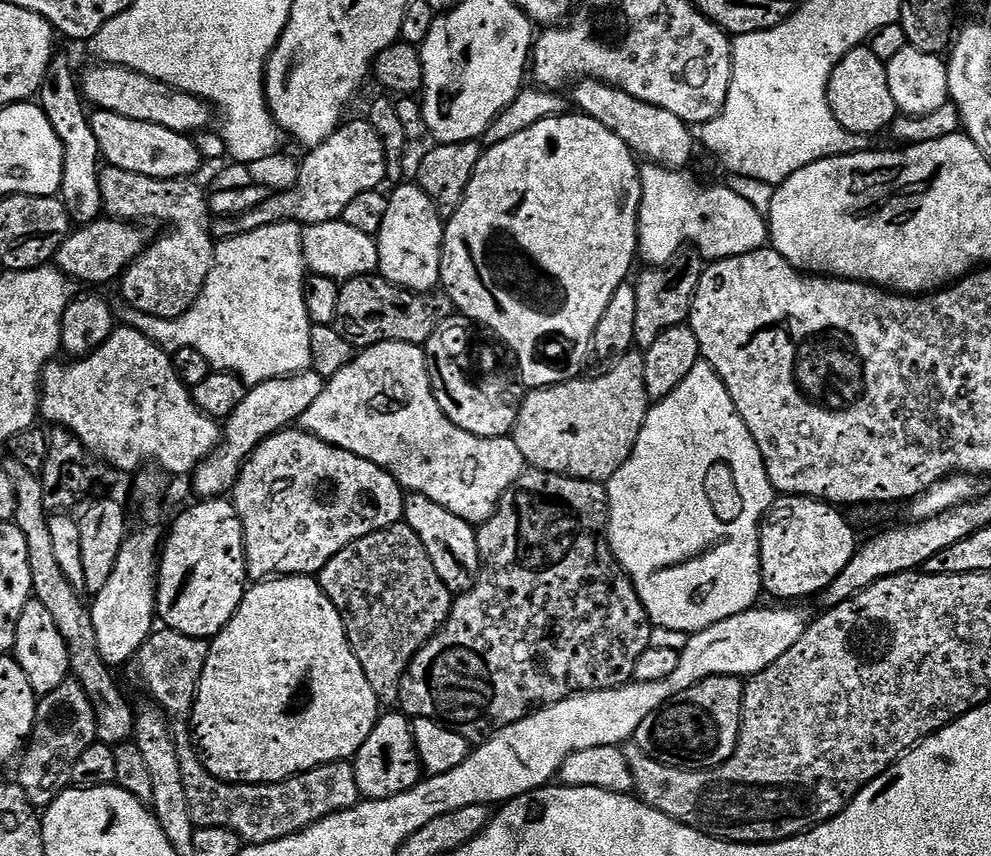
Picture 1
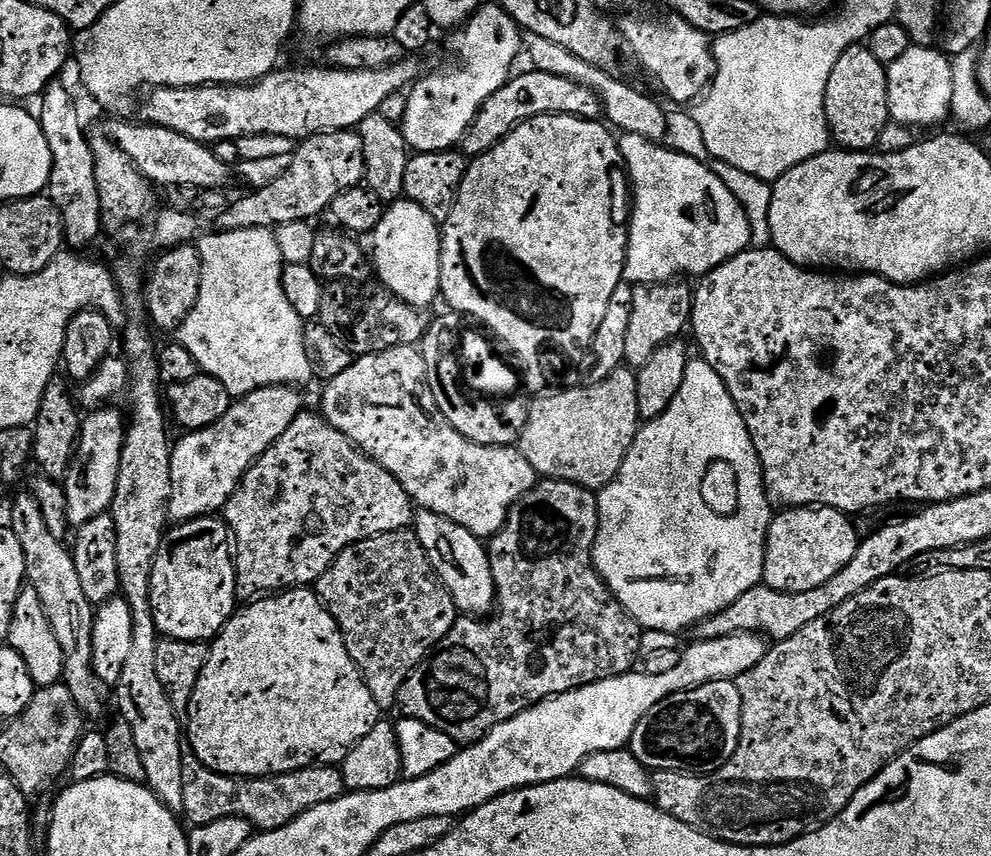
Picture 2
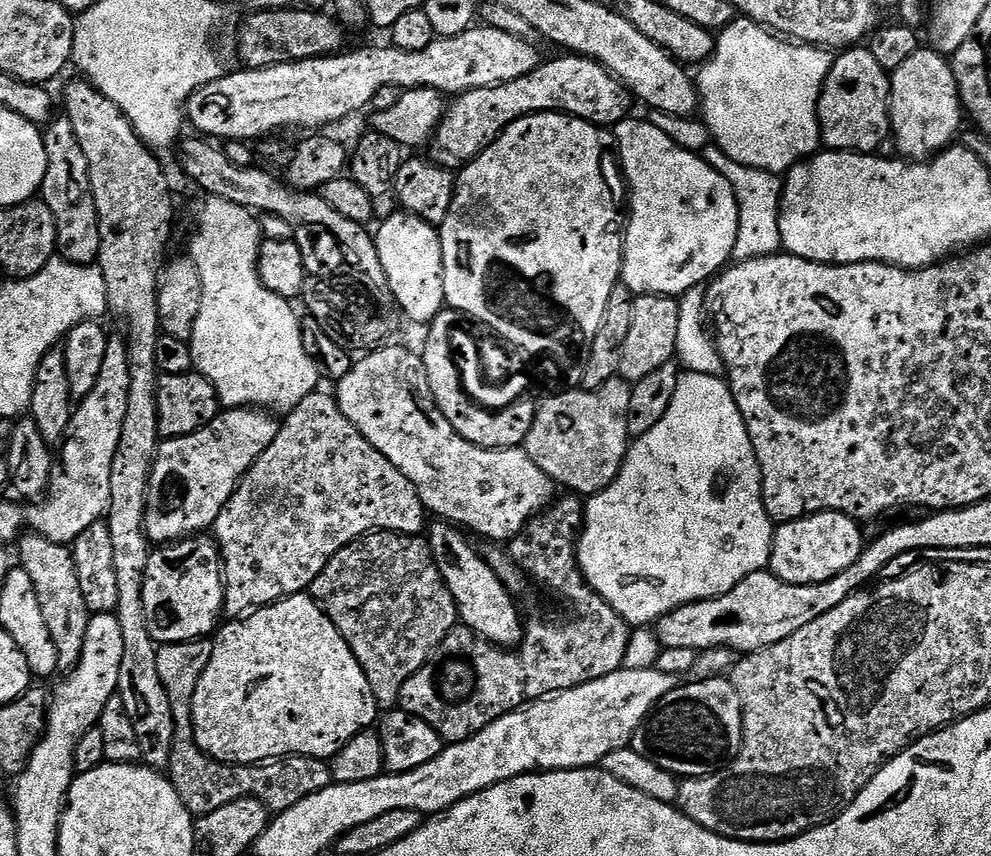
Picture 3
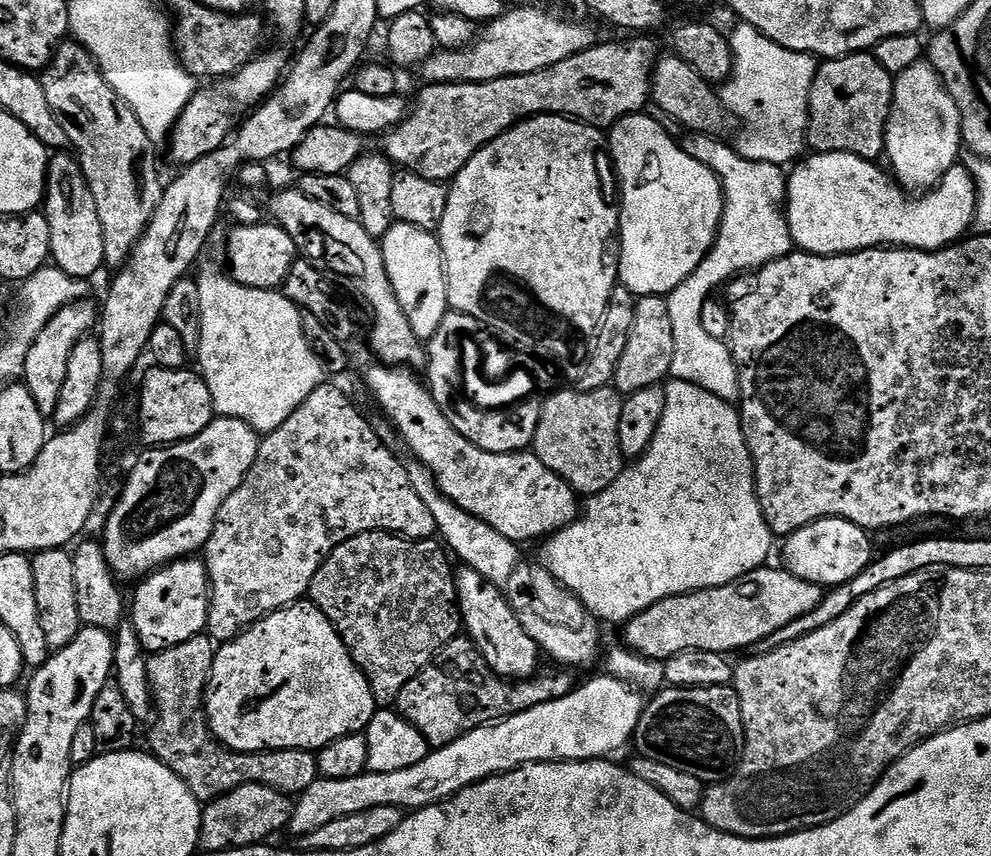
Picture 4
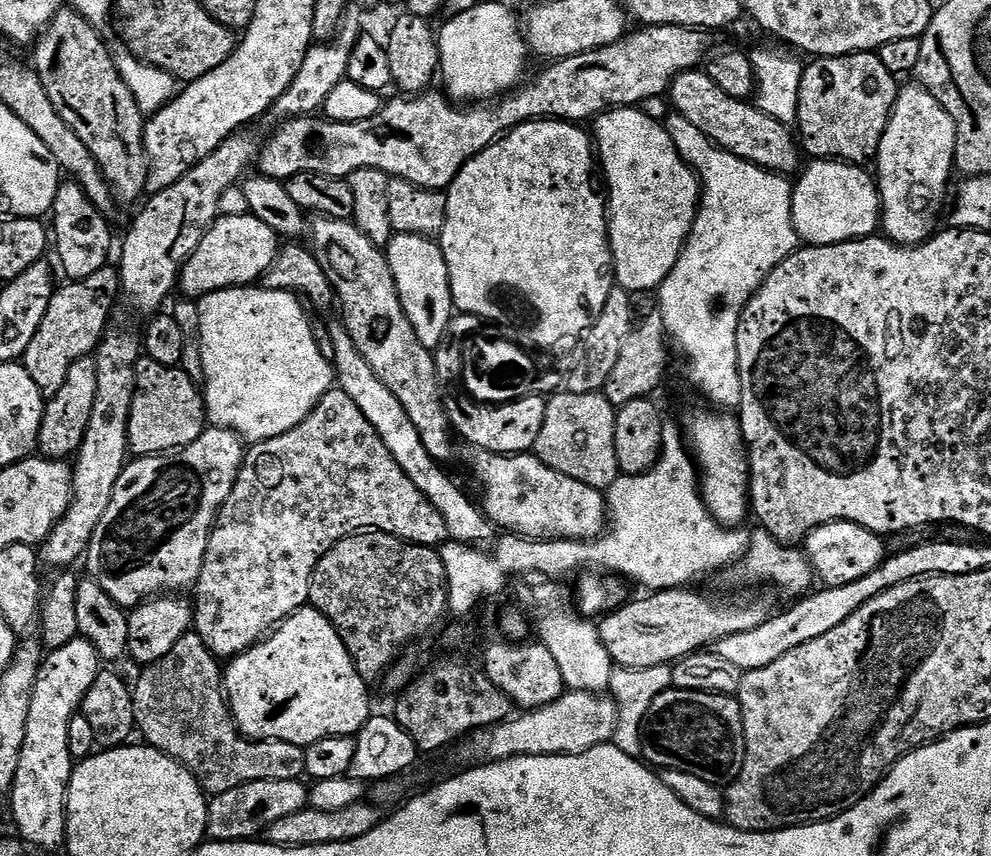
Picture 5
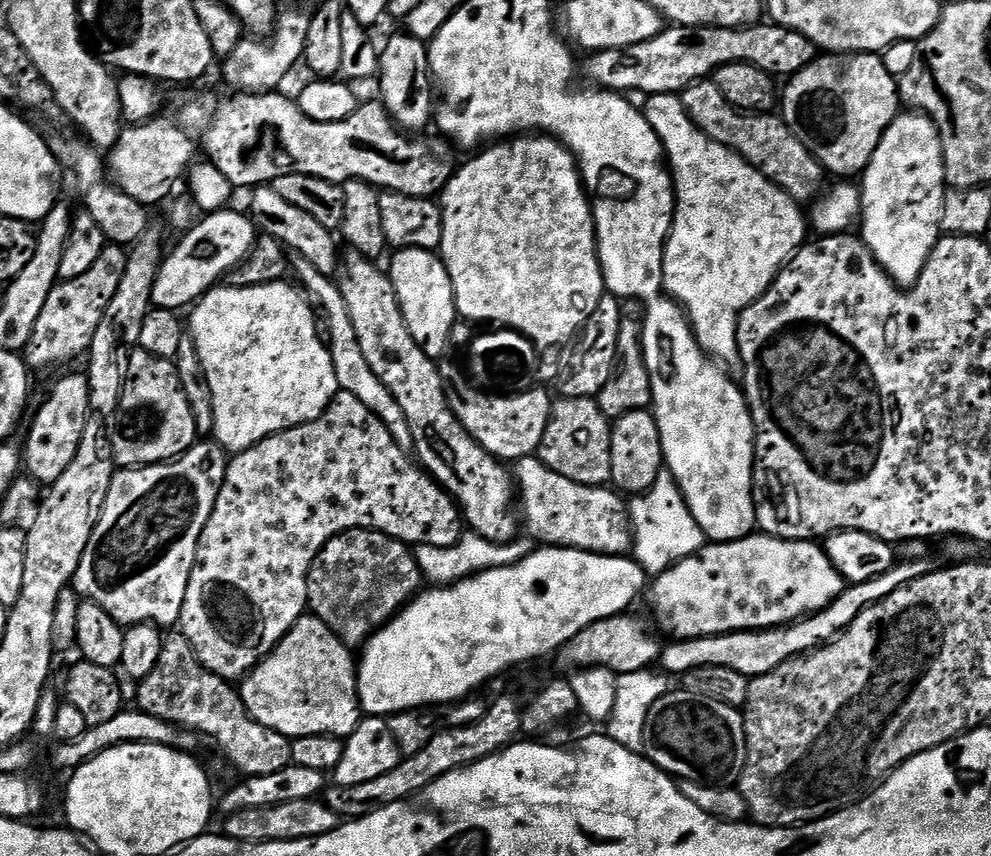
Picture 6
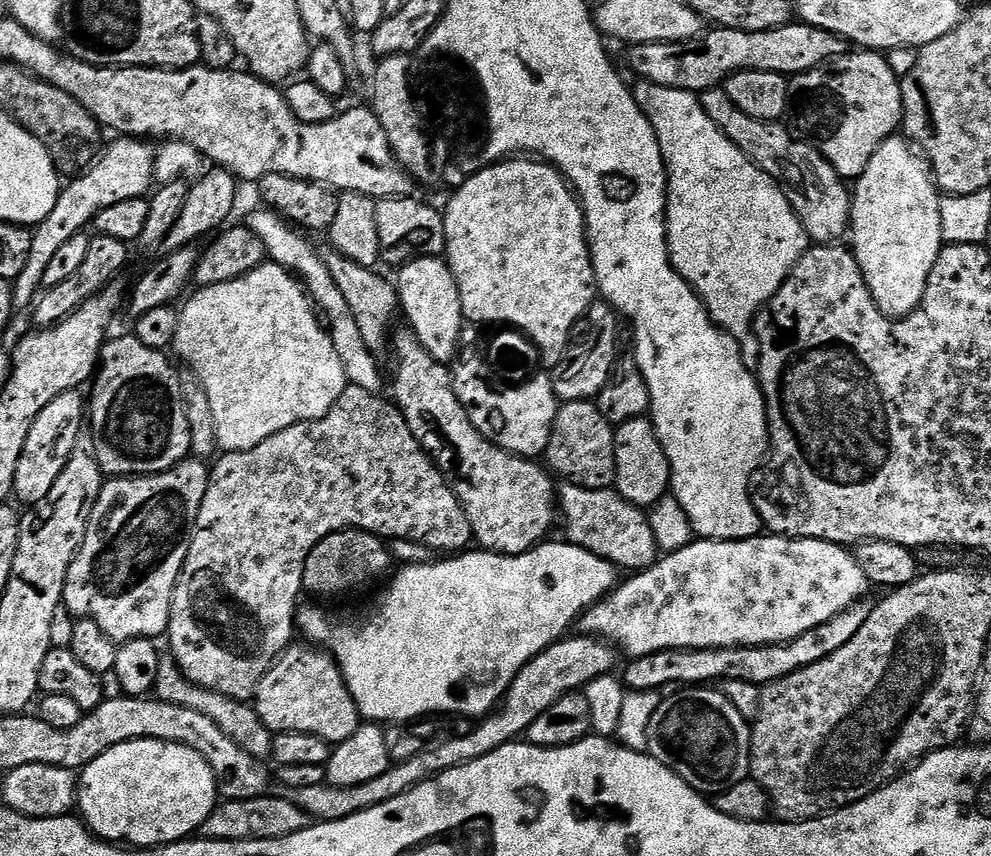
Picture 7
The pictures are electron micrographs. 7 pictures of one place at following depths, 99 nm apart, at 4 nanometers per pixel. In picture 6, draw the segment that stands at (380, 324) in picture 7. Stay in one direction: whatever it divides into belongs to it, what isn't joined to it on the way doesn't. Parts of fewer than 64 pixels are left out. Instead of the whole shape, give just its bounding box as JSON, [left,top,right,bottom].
[250,186,342,278]

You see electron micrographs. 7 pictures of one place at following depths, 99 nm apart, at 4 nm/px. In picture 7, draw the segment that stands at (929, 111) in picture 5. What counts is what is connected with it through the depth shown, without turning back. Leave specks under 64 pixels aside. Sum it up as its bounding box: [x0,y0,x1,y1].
[850,134,946,320]

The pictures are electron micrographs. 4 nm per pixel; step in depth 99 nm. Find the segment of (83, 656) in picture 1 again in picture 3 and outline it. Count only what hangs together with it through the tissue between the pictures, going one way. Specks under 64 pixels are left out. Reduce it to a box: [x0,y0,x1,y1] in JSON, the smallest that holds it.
[18,531,90,670]

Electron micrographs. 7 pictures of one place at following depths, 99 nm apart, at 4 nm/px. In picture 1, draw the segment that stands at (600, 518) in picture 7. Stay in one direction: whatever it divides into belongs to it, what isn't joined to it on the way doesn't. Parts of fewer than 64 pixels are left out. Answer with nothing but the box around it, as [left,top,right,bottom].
[298,342,526,526]

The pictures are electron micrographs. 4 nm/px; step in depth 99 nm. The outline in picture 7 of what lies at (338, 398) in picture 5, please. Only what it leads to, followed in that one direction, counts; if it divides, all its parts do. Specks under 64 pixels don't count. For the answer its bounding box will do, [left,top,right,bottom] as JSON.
[166,384,473,702]

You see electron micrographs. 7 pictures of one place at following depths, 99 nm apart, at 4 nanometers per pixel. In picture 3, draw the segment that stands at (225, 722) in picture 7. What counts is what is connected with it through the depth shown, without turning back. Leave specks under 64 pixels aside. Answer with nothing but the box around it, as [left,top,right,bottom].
[156,638,334,818]

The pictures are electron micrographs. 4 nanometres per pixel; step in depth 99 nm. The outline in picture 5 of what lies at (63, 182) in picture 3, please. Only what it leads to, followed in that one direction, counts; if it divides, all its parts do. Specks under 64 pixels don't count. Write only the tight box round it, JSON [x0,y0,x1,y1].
[50,182,112,281]

